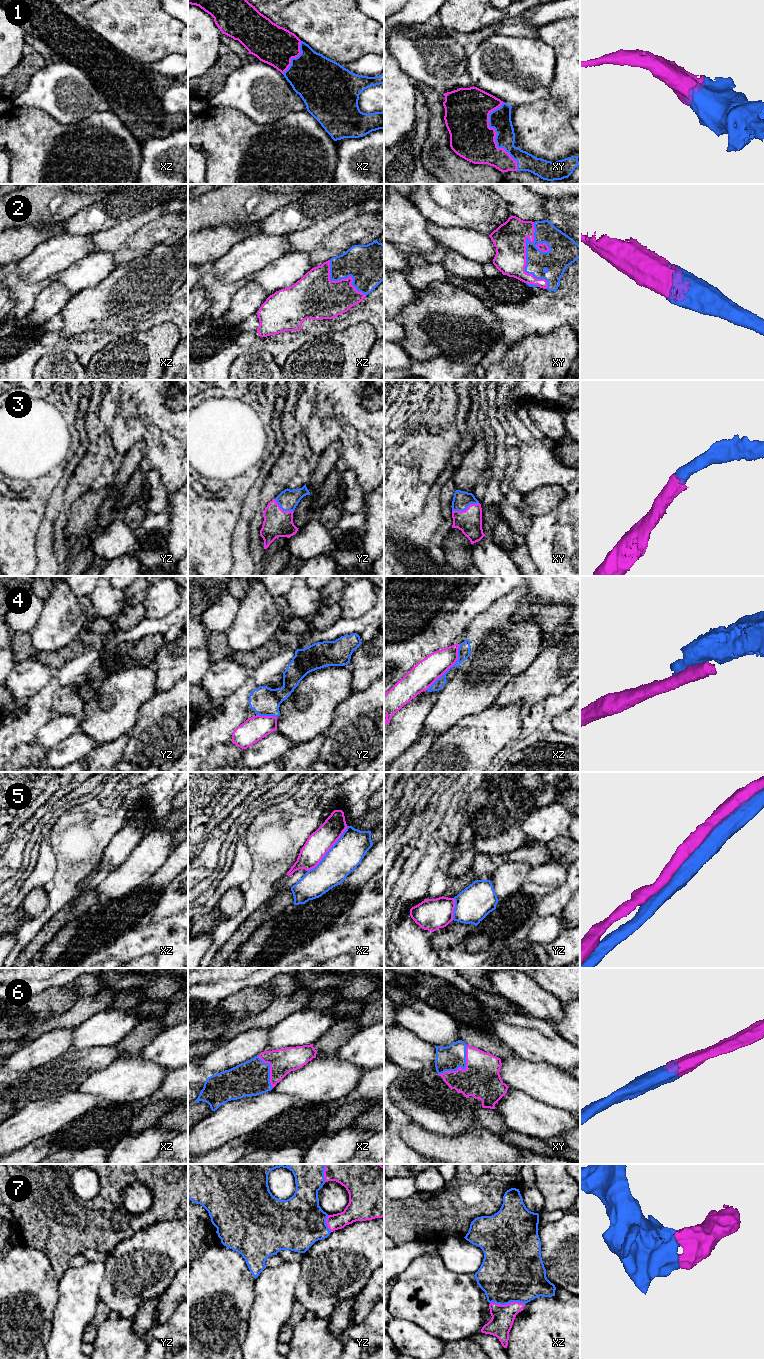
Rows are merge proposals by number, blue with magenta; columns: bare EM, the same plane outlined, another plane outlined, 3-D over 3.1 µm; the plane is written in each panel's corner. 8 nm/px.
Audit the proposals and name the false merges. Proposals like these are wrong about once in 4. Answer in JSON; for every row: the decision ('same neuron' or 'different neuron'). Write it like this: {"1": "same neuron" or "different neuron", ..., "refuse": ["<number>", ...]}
{"1": "same neuron", "2": "same neuron", "3": "same neuron", "4": "different neuron", "5": "different neuron", "6": "same neuron", "7": "same neuron", "refuse": ["4", "5"]}

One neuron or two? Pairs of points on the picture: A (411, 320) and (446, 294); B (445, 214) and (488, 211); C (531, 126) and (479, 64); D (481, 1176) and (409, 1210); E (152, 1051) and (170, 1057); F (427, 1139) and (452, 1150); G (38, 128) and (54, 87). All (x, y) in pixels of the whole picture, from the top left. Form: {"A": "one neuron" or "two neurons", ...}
{"A": "one neuron", "B": "one neuron", "C": "two neurons", "D": "one neuron", "E": "one neuron", "F": "one neuron", "G": "two neurons"}

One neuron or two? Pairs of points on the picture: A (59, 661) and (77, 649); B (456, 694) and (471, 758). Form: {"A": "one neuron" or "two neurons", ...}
{"A": "one neuron", "B": "two neurons"}

